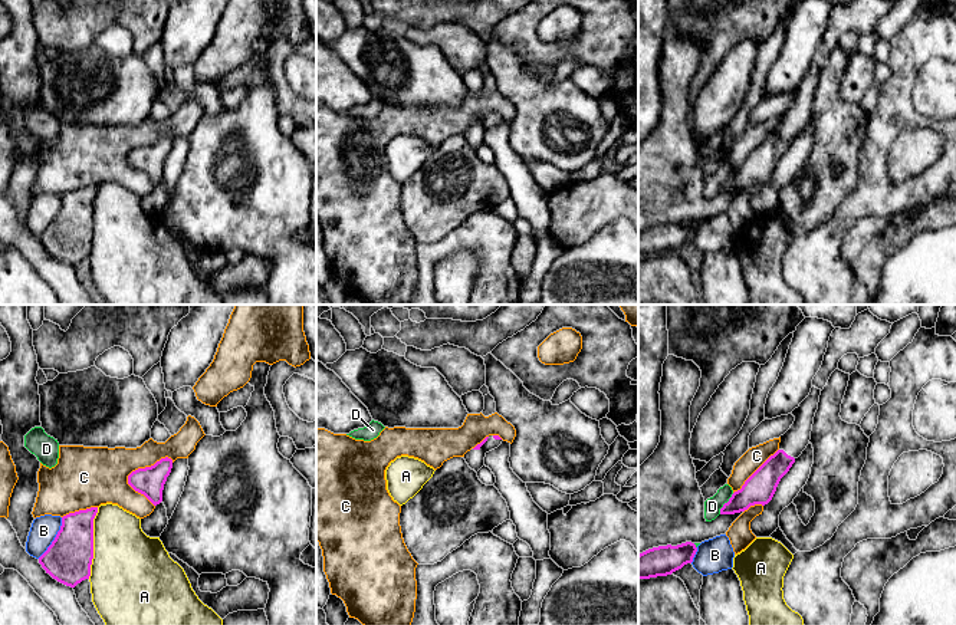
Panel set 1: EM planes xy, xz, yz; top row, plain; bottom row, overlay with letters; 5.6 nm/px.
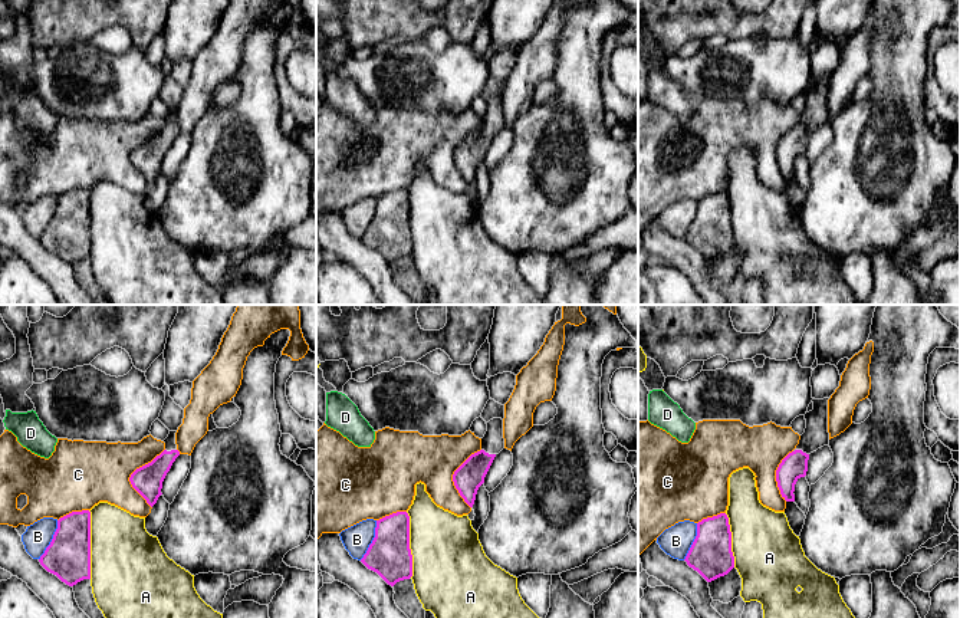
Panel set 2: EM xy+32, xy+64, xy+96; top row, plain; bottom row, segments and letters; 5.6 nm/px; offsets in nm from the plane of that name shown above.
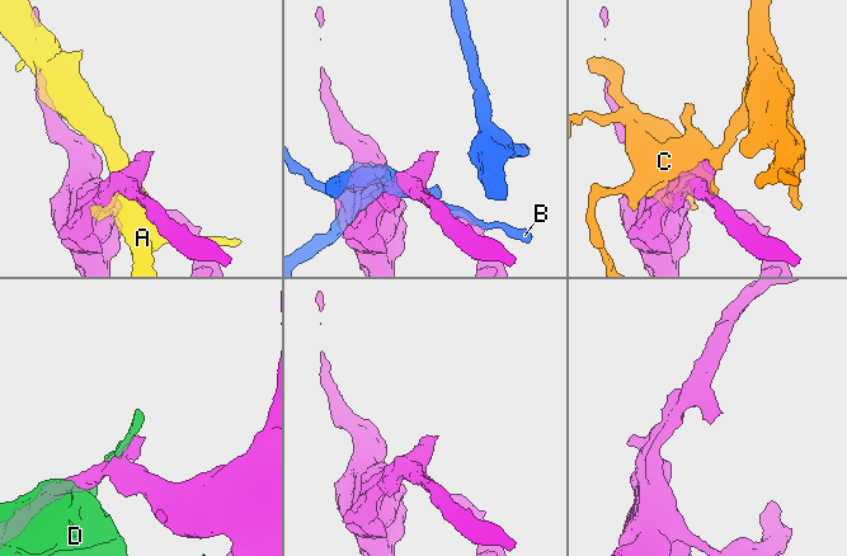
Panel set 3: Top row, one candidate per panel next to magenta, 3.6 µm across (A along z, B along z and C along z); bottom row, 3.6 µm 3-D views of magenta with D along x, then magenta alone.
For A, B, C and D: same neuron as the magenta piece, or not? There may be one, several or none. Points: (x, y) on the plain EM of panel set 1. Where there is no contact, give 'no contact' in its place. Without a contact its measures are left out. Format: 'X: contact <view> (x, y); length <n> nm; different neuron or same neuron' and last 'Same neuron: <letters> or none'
A: contact xy (92, 221); length 400 nm; different neuron
B: contact xy (55, 216); length 280 nm; different neuron
C: contact xy (147, 145); length 300 nm; different neuron
D: contact yz (725, 181); length 150 nm; different neuron
Same neuron: none

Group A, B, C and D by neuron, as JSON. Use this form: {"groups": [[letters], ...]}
{"groups": [["A"], ["B"], ["C"], ["D"]]}

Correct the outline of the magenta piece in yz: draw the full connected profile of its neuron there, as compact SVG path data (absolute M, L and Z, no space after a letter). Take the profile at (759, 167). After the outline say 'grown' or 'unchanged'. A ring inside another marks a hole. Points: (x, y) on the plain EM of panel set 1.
M812 65L809 73L795 86L791 92L795 95L791 106L781 114L779 128L771 134L742 164L740 168L735 170L727 181L720 187L720 193L735 193L748 188L755 182L768 182L781 159L781 157L789 149L795 138L802 132L811 118L811 109L814 95L818 88L821 68Z; grown

